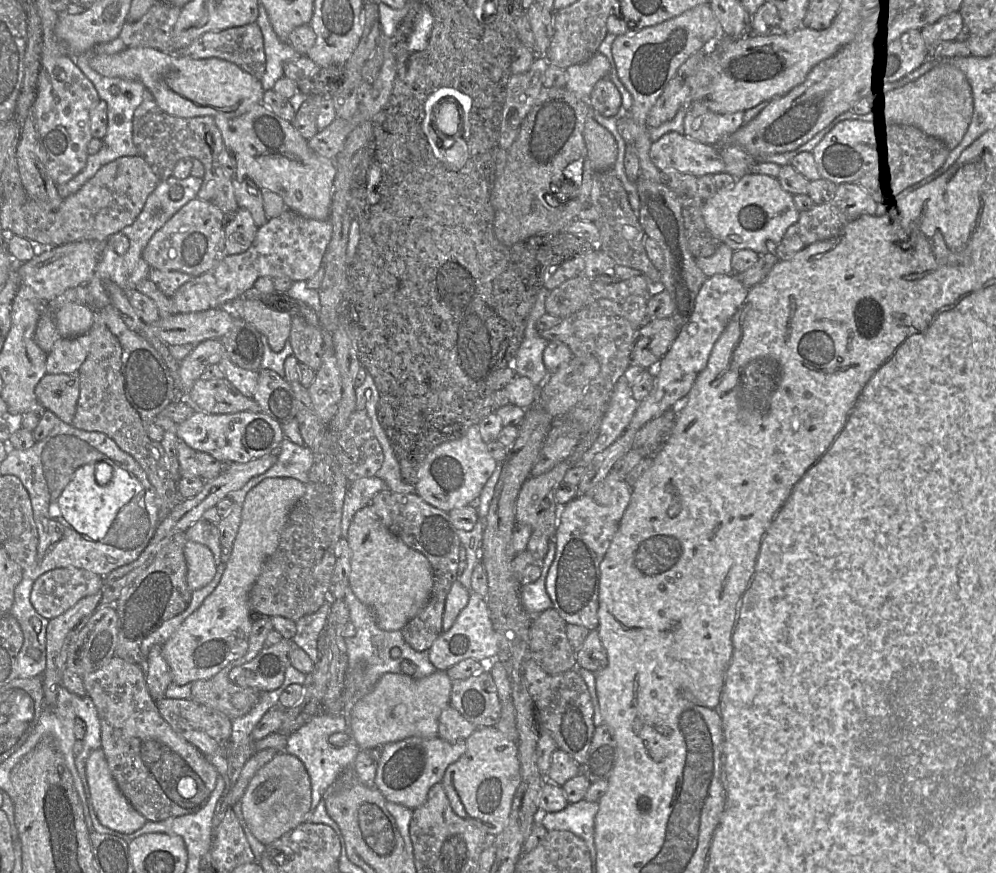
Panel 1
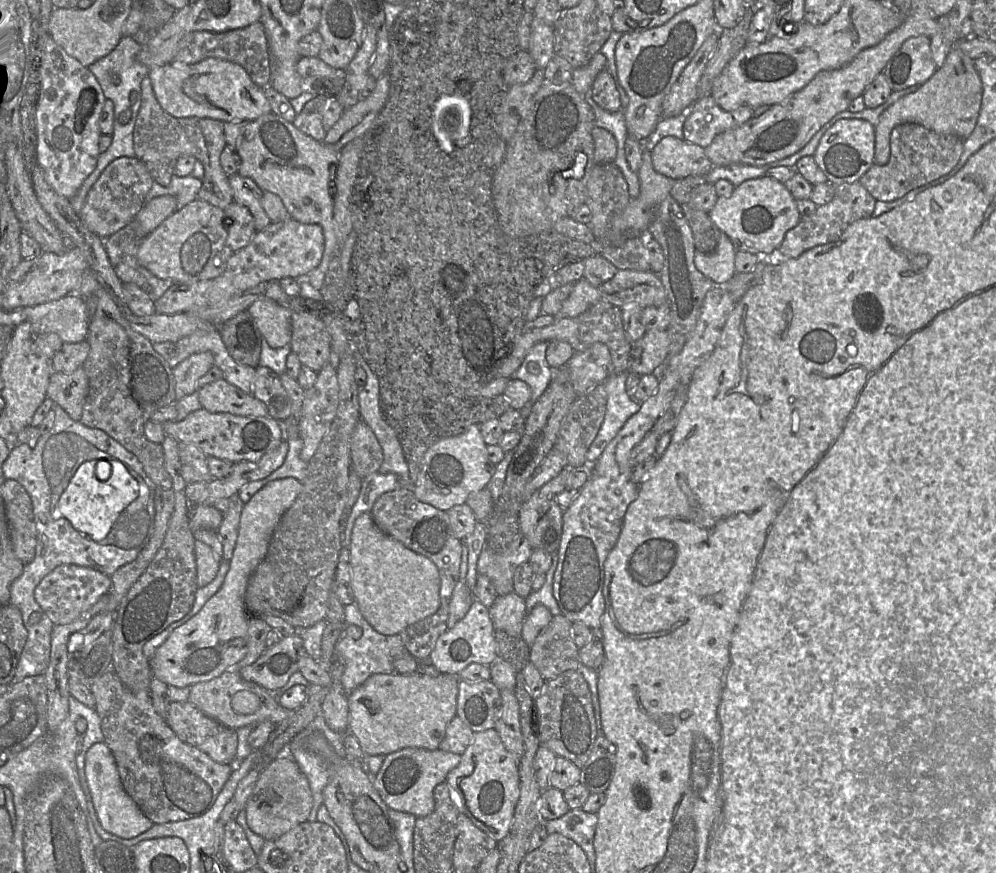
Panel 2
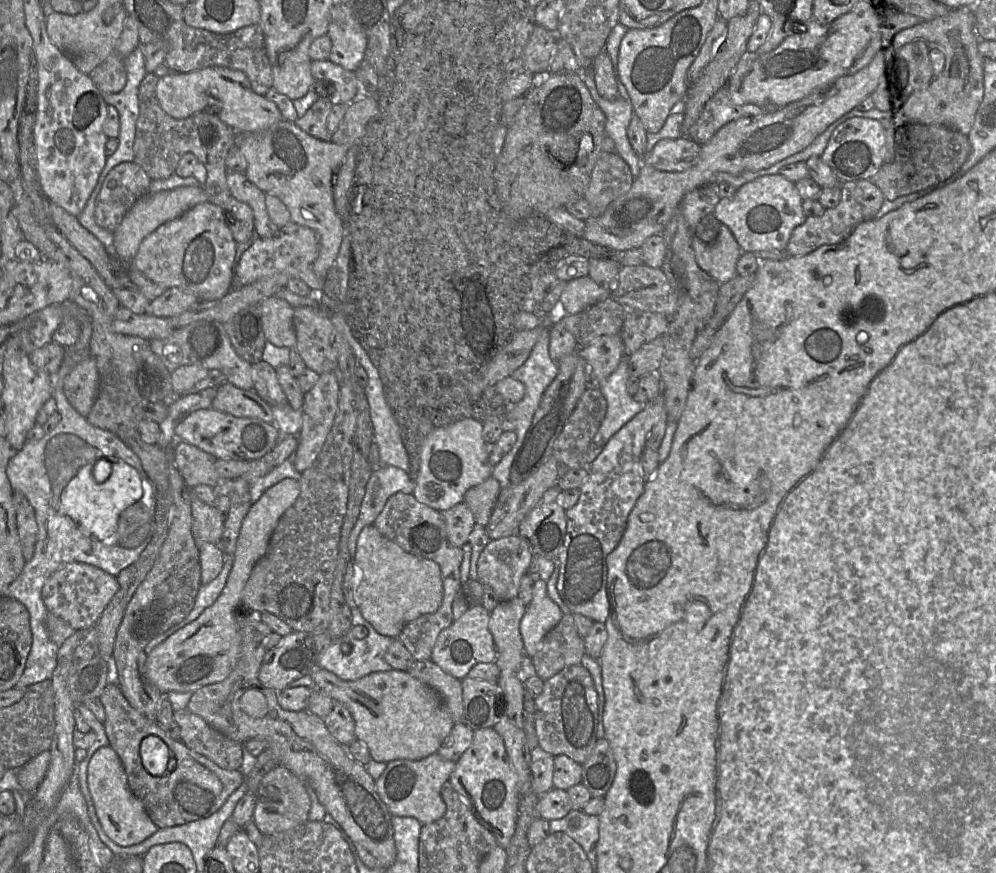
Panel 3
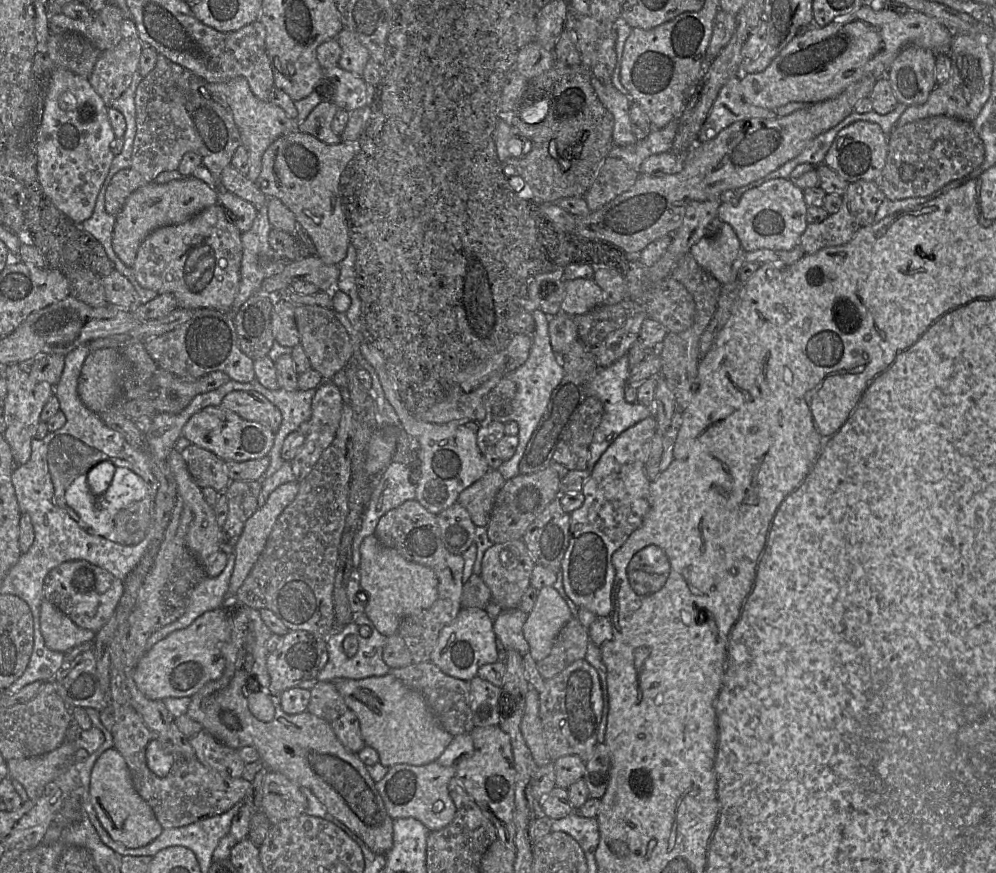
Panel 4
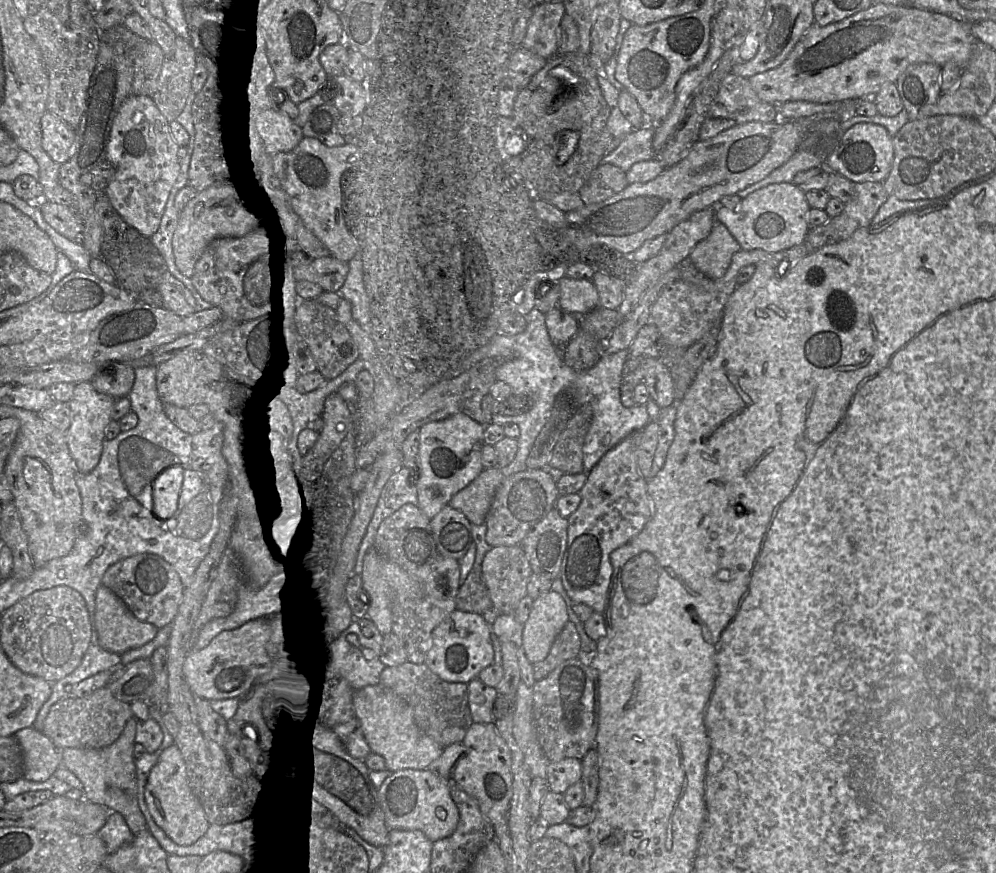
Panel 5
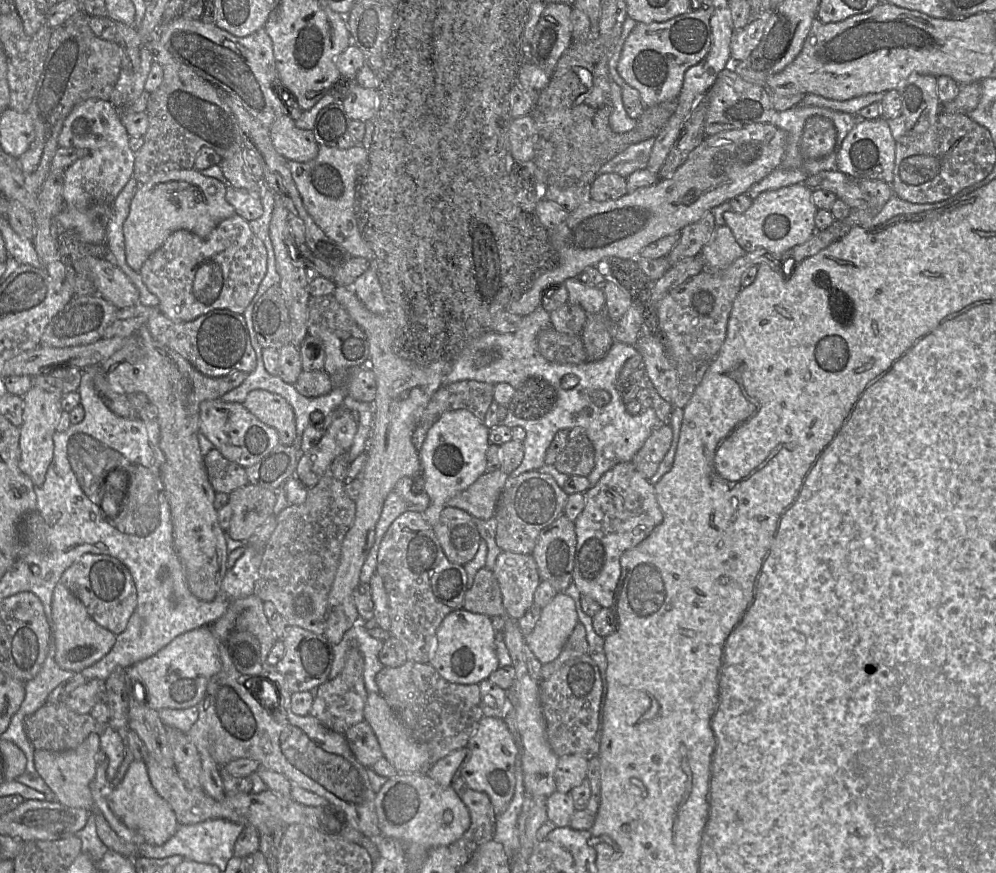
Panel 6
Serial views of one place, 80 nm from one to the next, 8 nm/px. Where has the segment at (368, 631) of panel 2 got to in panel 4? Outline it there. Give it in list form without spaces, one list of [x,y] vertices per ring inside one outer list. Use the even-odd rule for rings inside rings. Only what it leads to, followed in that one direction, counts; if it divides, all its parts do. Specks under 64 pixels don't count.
[[[353,613],[353,619],[342,629],[336,629],[327,638],[327,650],[329,659],[325,667],[317,675],[318,681],[332,681],[336,678],[346,678],[360,680],[371,676],[383,676],[389,673],[390,667],[383,661],[383,649],[387,643],[388,637],[379,633],[372,621],[364,613]],[[361,625],[371,628],[371,635],[364,638],[359,635],[359,627]],[[354,635],[358,639],[358,650],[352,657],[348,657],[342,647],[344,639]]]

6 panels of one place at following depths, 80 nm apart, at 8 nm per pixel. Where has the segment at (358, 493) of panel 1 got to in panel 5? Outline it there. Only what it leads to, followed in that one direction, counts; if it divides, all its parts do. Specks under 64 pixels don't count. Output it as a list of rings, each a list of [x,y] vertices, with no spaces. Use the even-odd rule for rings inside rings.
[[[404,465],[395,471],[383,487],[366,534],[360,544],[355,573],[362,574],[363,559],[369,548],[374,547],[377,529],[381,522],[405,504],[418,505],[415,467]]]

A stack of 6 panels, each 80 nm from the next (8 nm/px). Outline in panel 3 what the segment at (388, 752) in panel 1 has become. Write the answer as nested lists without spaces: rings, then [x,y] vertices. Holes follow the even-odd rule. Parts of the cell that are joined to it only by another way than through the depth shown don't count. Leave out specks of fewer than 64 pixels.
[[[438,752],[421,760],[393,760],[375,780],[376,790],[392,816],[413,817],[422,825],[439,820],[446,811],[441,788],[455,769],[456,762],[446,760]]]

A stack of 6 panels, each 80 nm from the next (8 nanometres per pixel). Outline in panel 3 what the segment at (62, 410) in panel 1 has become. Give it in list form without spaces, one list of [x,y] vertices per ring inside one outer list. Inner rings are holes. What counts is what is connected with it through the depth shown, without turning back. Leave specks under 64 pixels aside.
[[[88,356],[75,365],[63,379],[63,391],[72,407],[87,417],[99,389],[99,373],[95,360]]]

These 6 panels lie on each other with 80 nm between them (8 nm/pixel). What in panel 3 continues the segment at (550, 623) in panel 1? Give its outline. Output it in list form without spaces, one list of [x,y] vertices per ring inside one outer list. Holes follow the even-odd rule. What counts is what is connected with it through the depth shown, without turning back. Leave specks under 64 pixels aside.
[[[563,614],[531,659],[537,675],[546,681],[564,668],[580,664],[585,654],[585,641],[577,632],[573,614]]]

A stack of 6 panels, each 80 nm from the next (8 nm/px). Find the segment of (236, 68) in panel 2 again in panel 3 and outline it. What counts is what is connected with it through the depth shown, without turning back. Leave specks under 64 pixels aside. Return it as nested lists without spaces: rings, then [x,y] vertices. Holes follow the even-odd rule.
[[[207,67],[193,72],[170,72],[159,78],[156,93],[162,109],[175,119],[207,112],[218,116],[239,134],[263,131],[283,119],[274,102],[252,90],[247,76],[242,71],[225,67]]]

